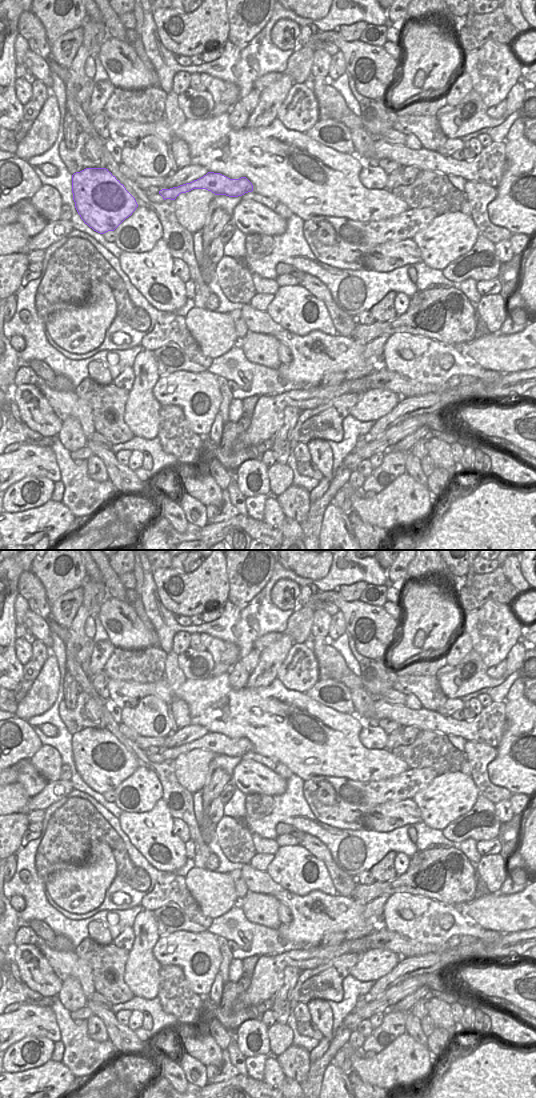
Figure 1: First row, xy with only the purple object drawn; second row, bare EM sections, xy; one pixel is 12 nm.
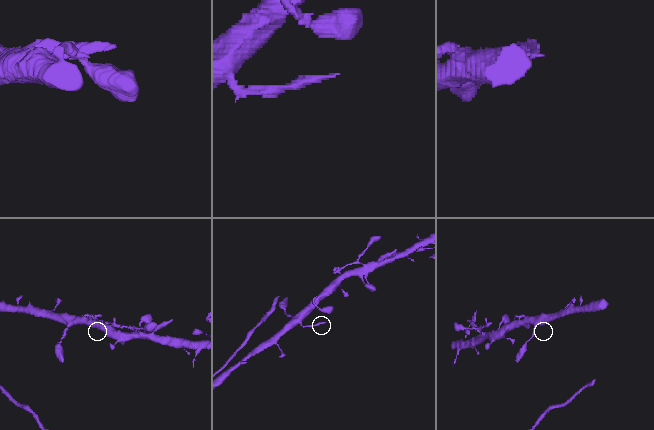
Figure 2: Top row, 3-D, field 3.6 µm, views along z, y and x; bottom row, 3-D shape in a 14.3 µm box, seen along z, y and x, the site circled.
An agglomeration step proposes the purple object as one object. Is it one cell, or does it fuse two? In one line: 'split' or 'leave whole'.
split

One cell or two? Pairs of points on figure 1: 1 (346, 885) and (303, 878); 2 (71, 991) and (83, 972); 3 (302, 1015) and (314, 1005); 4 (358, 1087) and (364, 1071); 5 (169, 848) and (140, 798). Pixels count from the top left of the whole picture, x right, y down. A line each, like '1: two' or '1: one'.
1: two
2: two
3: two
4: two
5: two

